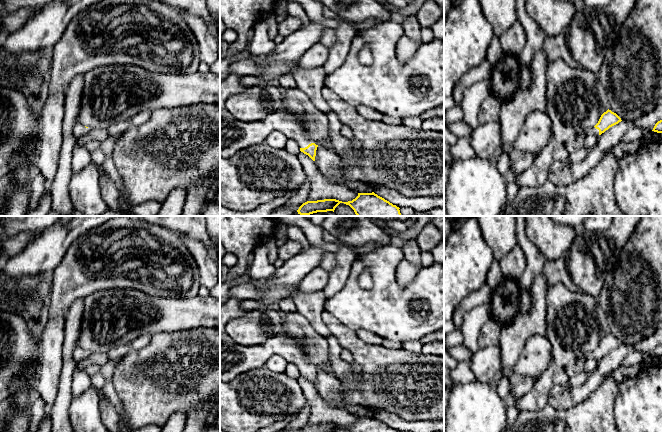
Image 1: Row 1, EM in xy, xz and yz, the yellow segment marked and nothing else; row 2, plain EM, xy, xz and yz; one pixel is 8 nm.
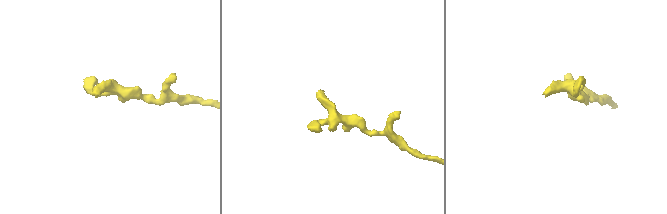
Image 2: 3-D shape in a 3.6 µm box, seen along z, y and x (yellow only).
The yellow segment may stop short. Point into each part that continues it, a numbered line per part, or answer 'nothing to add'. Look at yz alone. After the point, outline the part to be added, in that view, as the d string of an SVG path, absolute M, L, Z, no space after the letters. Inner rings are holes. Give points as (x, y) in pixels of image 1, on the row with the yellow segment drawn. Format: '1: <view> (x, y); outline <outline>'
1: yz (594, 131); outline M595 127L590 128L590 129L586 130L586 131L582 134L582 138L584 139L584 137L585 137L586 135L588 135L588 134L593 134L593 135L595 135L595 136L598 137L598 136L599 136L599 130L596 129Z

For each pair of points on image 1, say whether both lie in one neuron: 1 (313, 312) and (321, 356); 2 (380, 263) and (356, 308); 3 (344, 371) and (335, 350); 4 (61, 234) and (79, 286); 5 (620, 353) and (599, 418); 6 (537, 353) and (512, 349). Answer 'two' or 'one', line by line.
1: two
2: one
3: one
4: two
5: two
6: two

